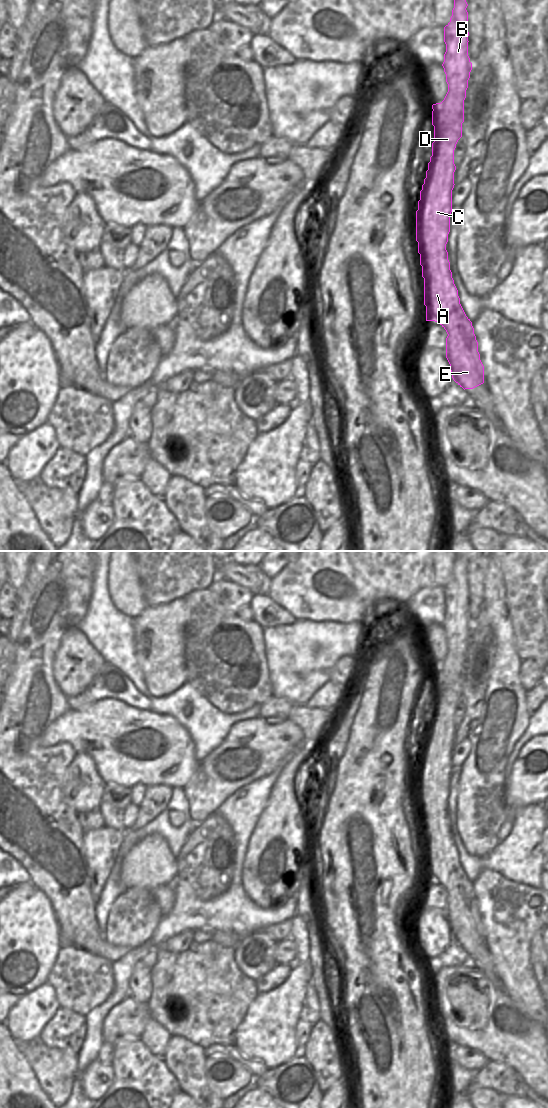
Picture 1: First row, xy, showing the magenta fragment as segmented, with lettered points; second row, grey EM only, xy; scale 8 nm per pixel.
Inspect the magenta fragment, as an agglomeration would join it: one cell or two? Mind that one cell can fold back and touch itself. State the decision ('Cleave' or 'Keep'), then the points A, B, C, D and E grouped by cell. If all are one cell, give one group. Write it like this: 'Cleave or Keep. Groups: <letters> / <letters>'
Cleave. Groups: A C D E / B.

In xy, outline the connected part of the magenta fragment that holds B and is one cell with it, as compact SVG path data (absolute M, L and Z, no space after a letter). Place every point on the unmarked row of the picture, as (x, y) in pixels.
M456 551L454 560L454 568L450 582L444 587L444 602L446 604L446 612L444 614L444 622L442 624L446 634L446 642L448 644L448 652L441 663L432 665L432 685L434 689L445 689L456 684L457 681L464 682L464 660L466 658L466 650L468 648L468 640L472 630L472 623L468 616L468 572L466 570L468 564L466 558Z

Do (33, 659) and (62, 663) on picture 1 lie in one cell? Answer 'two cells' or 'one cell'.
two cells

